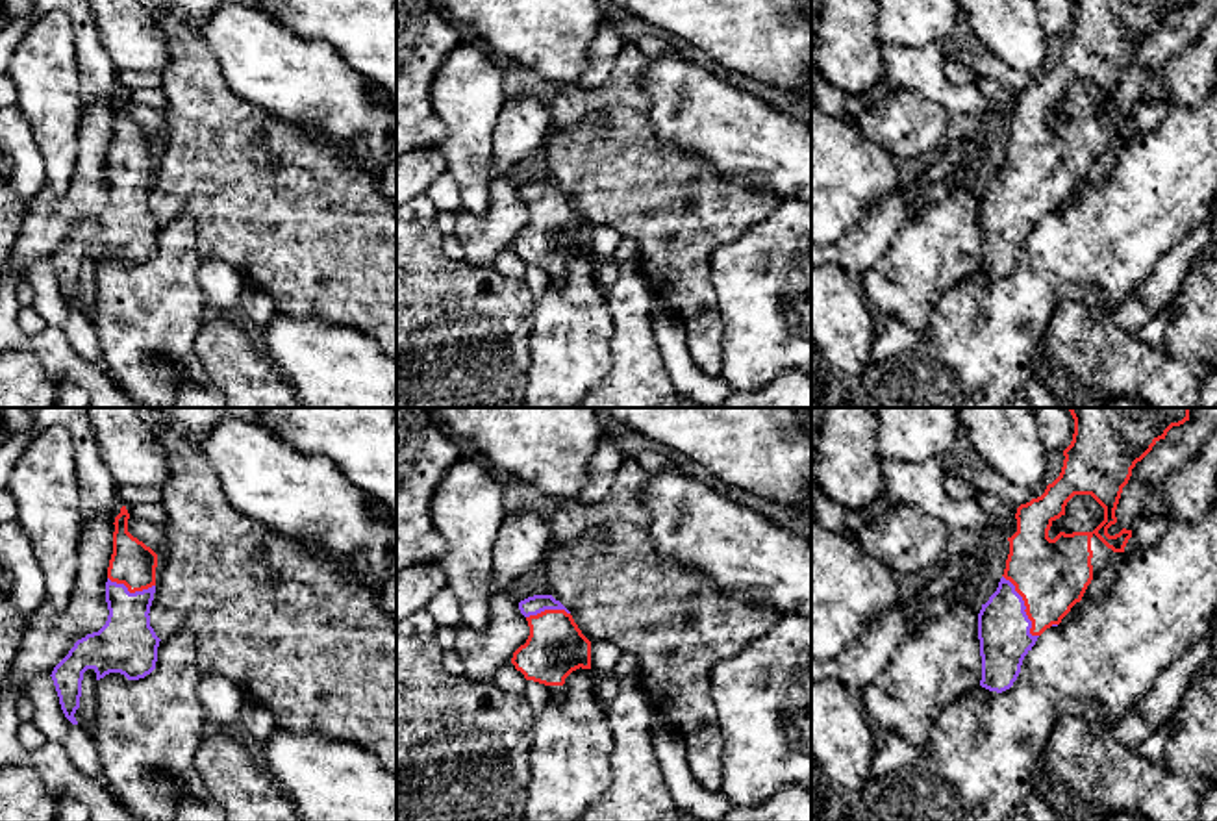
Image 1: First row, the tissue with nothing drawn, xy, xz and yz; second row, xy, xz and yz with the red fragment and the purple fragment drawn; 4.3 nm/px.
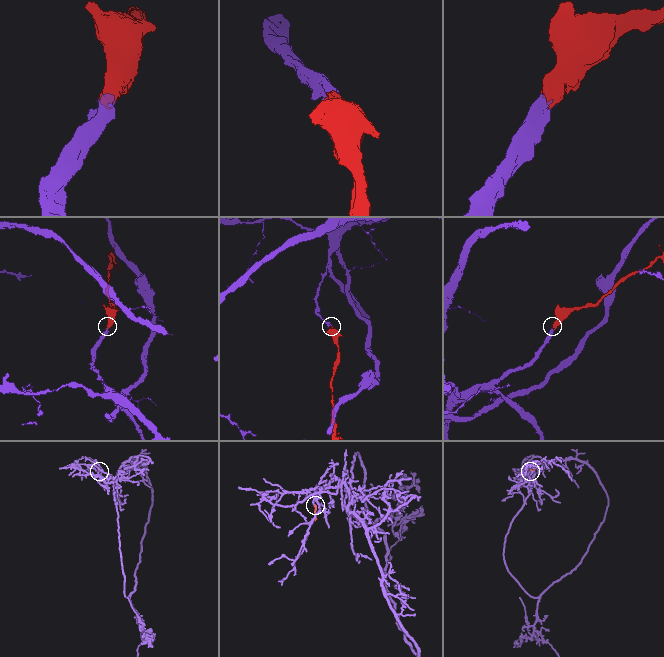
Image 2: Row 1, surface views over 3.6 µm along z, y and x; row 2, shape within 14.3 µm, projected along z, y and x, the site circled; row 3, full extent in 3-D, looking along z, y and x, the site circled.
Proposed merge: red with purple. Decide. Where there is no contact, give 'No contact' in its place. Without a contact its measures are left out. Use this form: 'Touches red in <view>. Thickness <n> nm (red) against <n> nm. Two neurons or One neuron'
Touches red in yz. Thickness 320 nm (red) against 220 nm. One neuron

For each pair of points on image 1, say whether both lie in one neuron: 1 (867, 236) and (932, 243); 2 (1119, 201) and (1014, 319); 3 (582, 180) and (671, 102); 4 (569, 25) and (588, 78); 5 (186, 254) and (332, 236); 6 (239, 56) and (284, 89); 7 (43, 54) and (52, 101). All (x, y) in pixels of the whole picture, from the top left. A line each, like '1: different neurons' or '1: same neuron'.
1: different neurons
2: same neuron
3: different neurons
4: different neurons
5: different neurons
6: same neuron
7: same neuron

